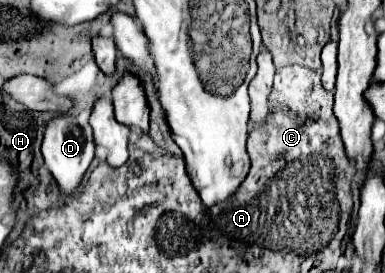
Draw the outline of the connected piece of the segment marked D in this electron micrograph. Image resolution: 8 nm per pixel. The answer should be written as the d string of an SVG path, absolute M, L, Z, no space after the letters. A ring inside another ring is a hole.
M63 113L53 117L51 121L47 121L45 125L45 137L43 137L43 157L45 157L45 165L49 167L49 171L53 173L53 177L57 179L59 187L63 193L73 193L77 189L77 185L81 183L87 167L91 165L93 157L95 157L95 141L93 141L93 131L91 127L79 127L77 117L71 113Z

